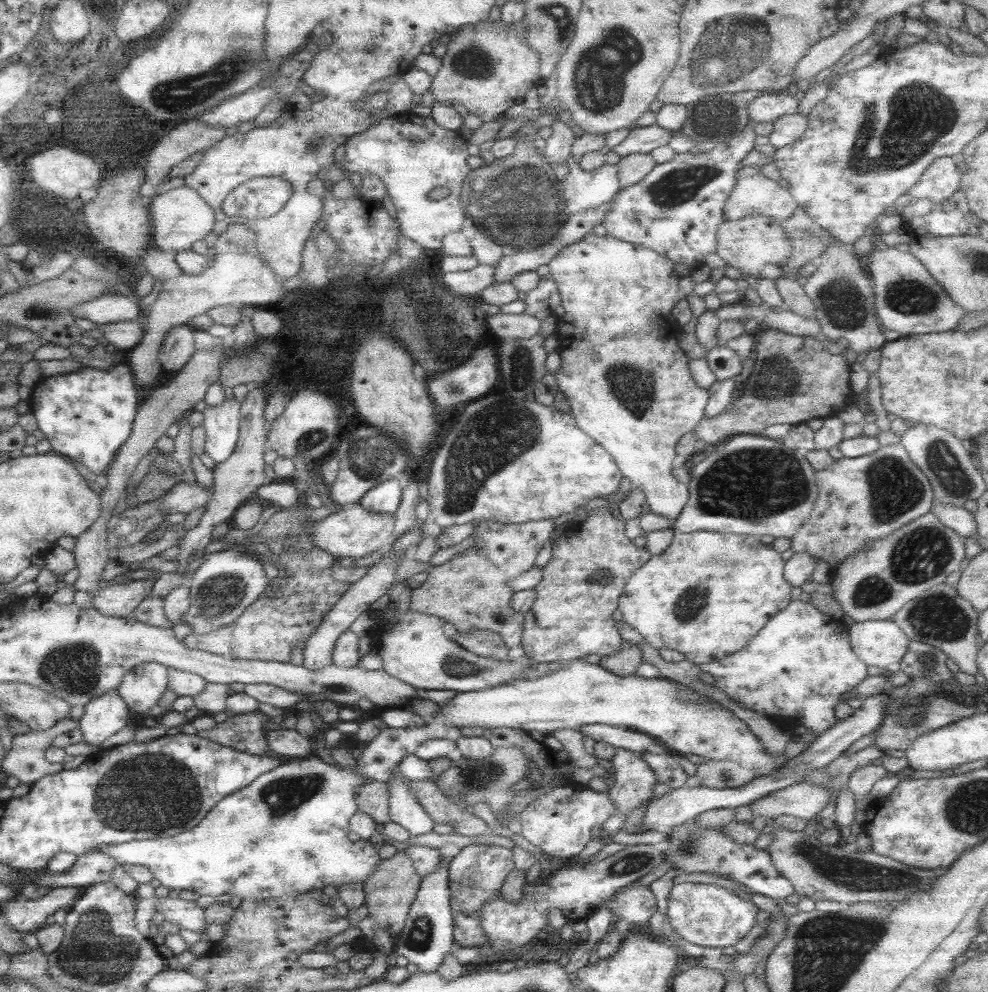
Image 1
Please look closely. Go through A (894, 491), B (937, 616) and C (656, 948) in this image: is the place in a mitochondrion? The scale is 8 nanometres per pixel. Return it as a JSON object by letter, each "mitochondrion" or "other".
{"A":"mitochondrion","B":"mitochondrion","C":"other"}

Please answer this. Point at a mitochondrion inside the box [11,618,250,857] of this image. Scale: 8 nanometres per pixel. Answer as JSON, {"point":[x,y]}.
{"point":[144,792]}

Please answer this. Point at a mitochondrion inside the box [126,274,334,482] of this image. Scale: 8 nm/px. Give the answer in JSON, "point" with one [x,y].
{"point":[314,439]}

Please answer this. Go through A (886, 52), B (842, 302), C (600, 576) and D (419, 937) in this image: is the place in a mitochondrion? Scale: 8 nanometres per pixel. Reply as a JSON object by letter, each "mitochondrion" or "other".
{"A":"other","B":"mitochondrion","C":"mitochondrion","D":"mitochondrion"}

